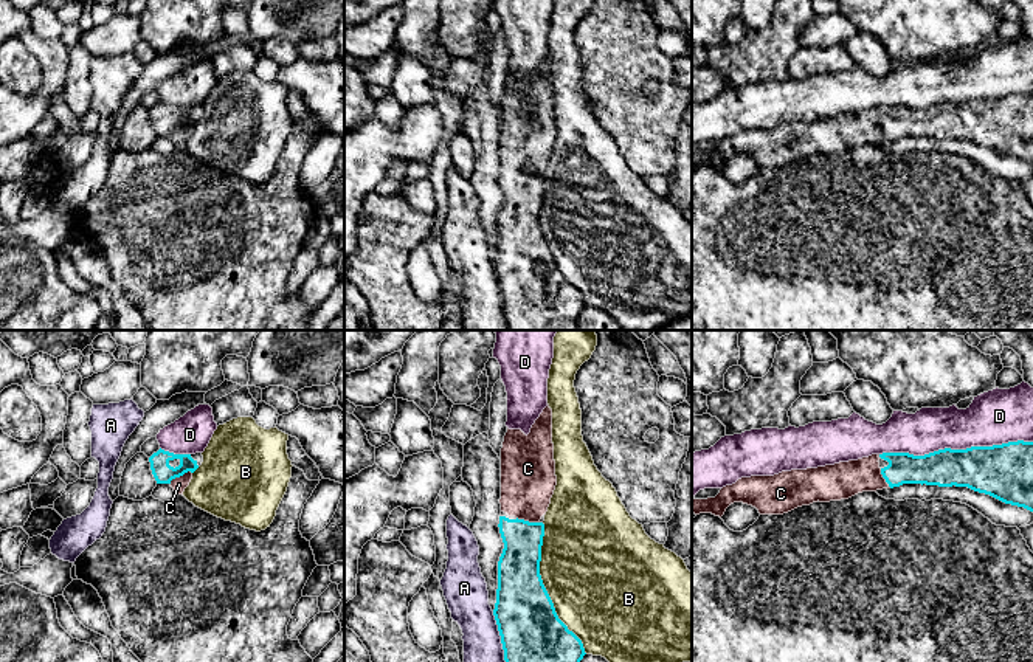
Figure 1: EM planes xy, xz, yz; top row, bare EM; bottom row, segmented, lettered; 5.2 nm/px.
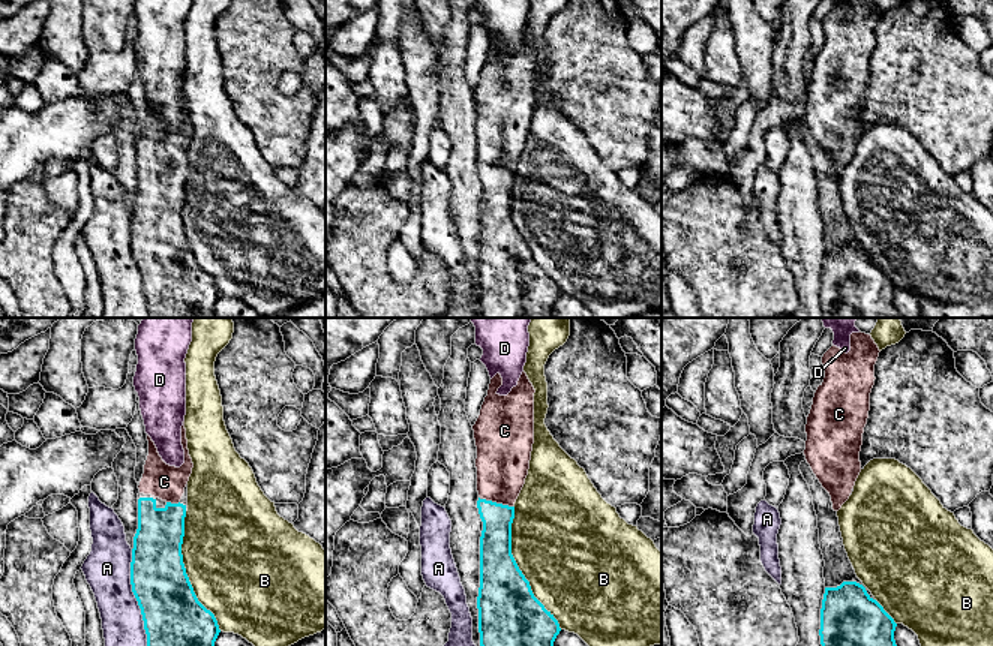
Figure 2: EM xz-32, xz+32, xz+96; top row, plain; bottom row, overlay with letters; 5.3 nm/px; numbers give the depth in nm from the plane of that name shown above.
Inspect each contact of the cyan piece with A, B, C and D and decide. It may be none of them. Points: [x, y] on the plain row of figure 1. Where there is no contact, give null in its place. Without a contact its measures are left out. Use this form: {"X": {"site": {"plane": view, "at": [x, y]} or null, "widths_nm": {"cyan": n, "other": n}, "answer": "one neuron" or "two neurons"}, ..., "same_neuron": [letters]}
{"A": {"site": {"plane": "xz", "at": [501, 295]}, "widths_nm": {"cyan": 380, "other": 240}, "answer": "two neurons"}, "B": {"site": {"plane": "xz", "at": [545, 241]}, "widths_nm": {"cyan": 320, "other": 500}, "answer": "two neurons"}, "C": {"site": {"plane": "xy", "at": [180, 127]}, "widths_nm": {"cyan": 110, "other": 80}, "answer": "one neuron"}, "D": {"site": {"plane": "yz", "at": [956, 103]}, "widths_nm": {"cyan": 260, "other": 280}, "answer": "two neurons"}, "same_neuron": ["C"]}

